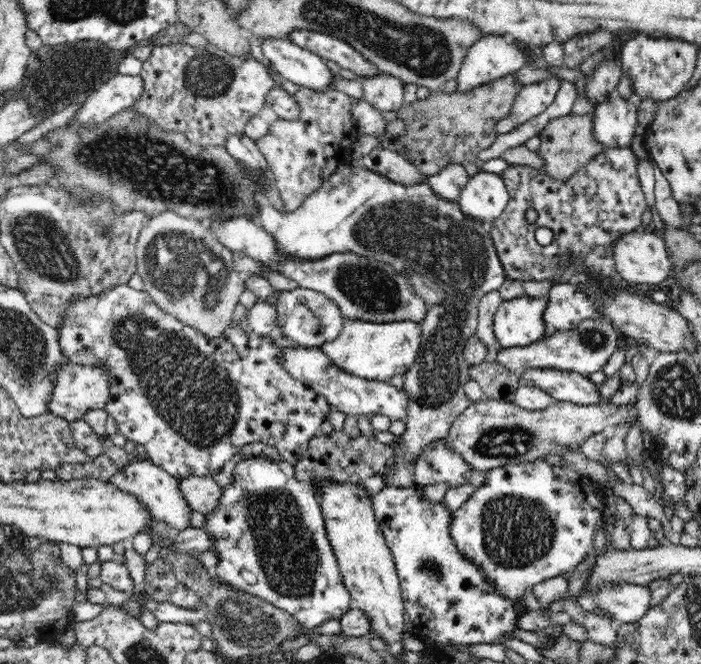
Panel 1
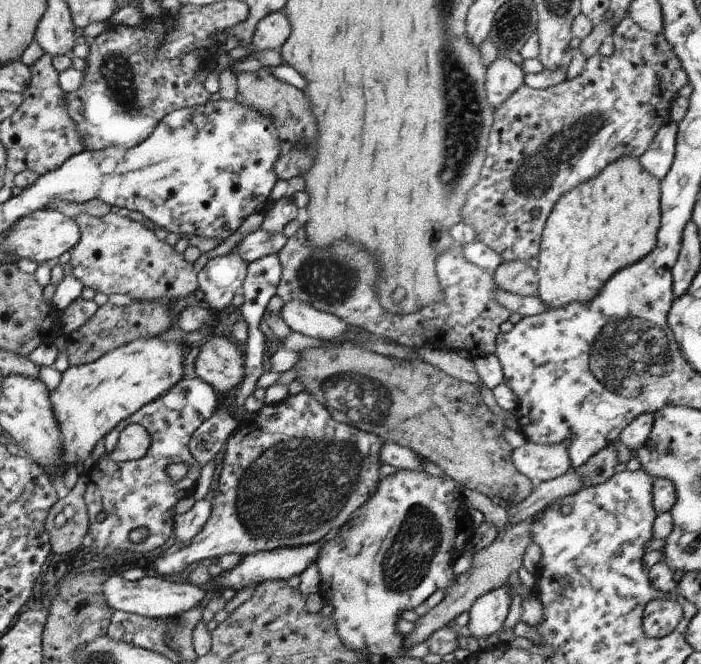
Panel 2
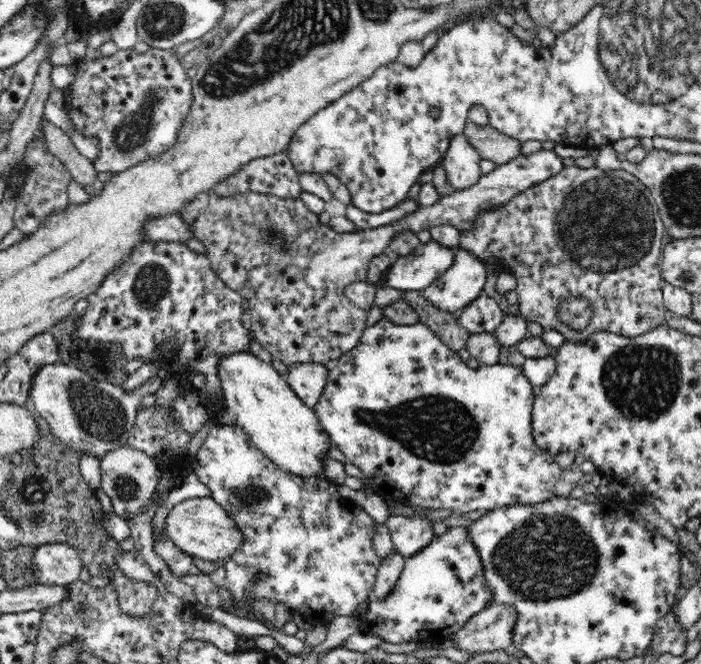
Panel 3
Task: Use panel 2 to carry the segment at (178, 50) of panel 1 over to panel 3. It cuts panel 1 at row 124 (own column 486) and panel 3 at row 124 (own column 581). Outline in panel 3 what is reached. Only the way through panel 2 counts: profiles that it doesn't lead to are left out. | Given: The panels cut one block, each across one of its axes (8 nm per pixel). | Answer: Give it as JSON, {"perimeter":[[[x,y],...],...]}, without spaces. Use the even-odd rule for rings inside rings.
{"perimeter":[[[151,48],[145,53],[134,49],[118,49],[111,56],[94,58],[89,55],[76,64],[74,82],[65,91],[66,108],[74,127],[84,136],[96,137],[100,143],[100,154],[92,164],[98,172],[119,173],[160,156],[176,144],[178,132],[188,116],[194,99],[192,98],[192,79],[186,74],[186,68],[160,49]]]}

